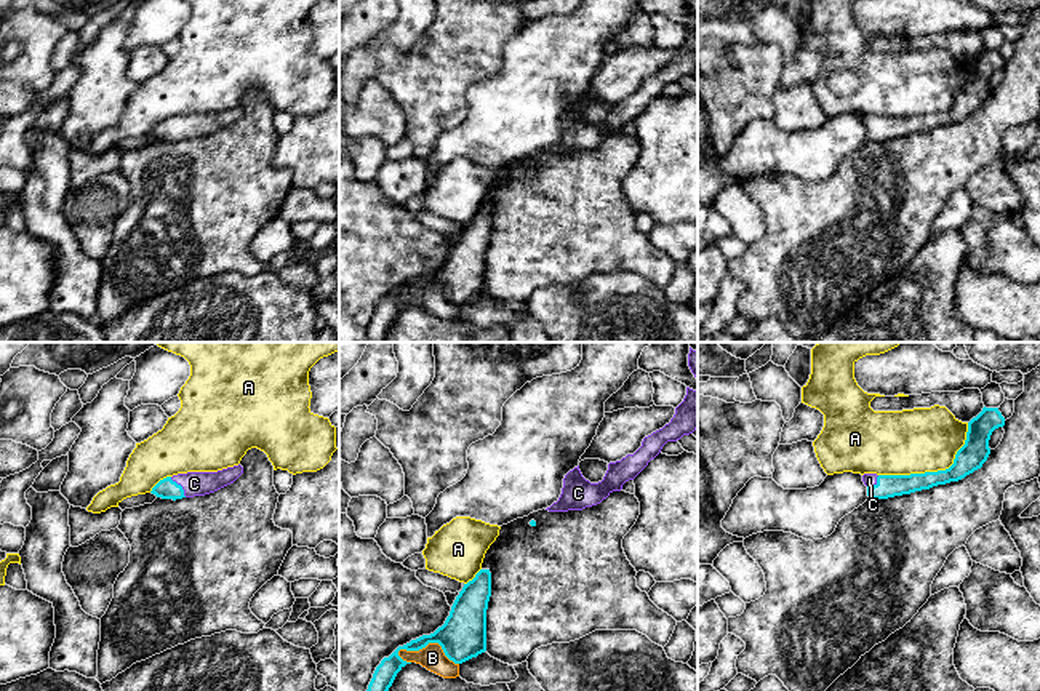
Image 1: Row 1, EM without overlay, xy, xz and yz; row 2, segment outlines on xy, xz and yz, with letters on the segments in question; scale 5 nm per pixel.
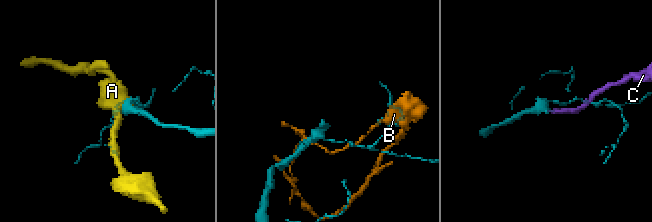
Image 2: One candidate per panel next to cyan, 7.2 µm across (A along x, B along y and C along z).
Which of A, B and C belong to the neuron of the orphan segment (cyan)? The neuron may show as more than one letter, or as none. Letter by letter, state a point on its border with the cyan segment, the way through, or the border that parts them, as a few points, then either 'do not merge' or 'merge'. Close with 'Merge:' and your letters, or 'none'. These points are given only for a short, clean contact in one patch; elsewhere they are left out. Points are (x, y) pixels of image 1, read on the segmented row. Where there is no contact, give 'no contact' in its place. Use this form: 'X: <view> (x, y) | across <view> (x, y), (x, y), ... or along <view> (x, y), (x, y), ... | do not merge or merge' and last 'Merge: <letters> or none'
A: yz (935, 472) | do not merge
B: xz (429, 642) | do not merge
C: xy (181, 487) | across xy (167, 488), (181, 487), (194, 483) | merge
Merge: C

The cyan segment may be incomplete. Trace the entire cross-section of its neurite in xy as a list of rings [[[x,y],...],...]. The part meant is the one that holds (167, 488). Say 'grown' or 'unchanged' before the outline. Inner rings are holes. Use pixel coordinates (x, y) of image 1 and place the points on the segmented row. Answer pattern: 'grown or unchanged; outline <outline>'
grown; outline [[[234,465],[218,472],[187,472],[160,480],[152,494],[162,499],[182,499],[205,496],[234,483],[243,473],[243,467]]]

